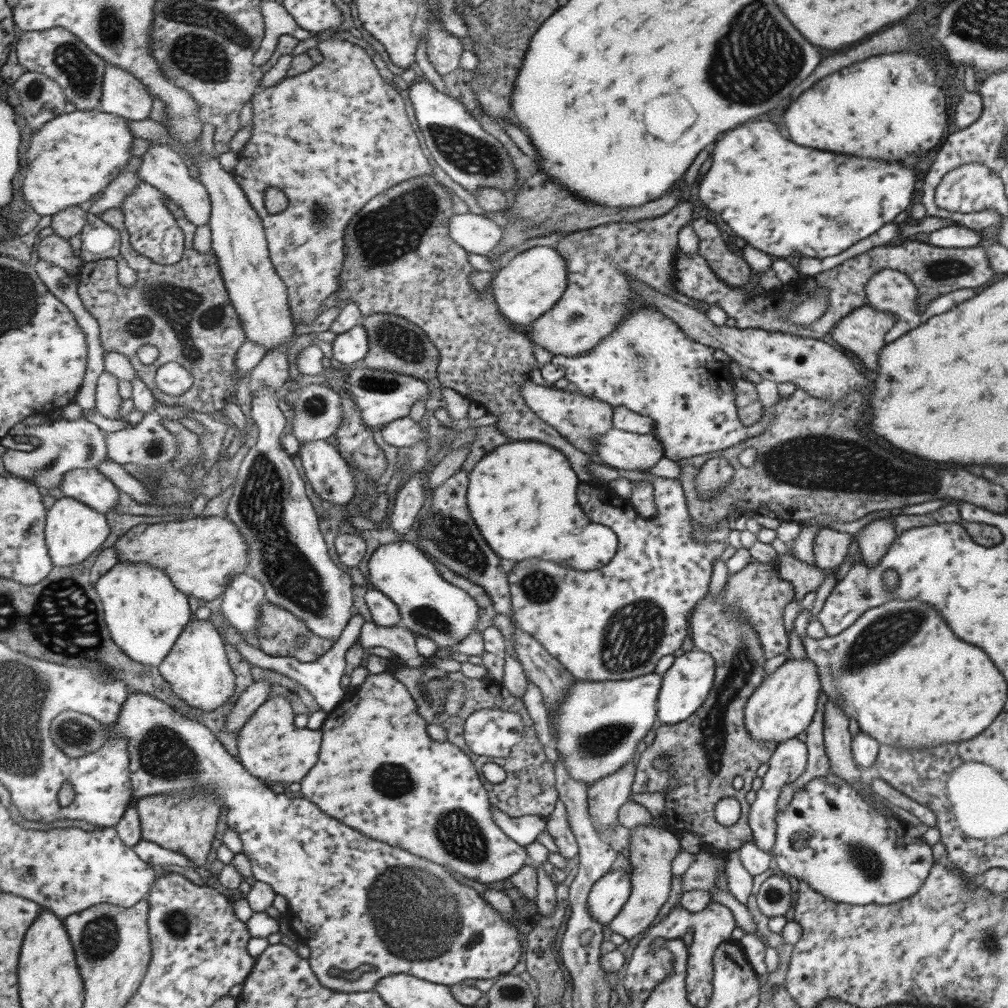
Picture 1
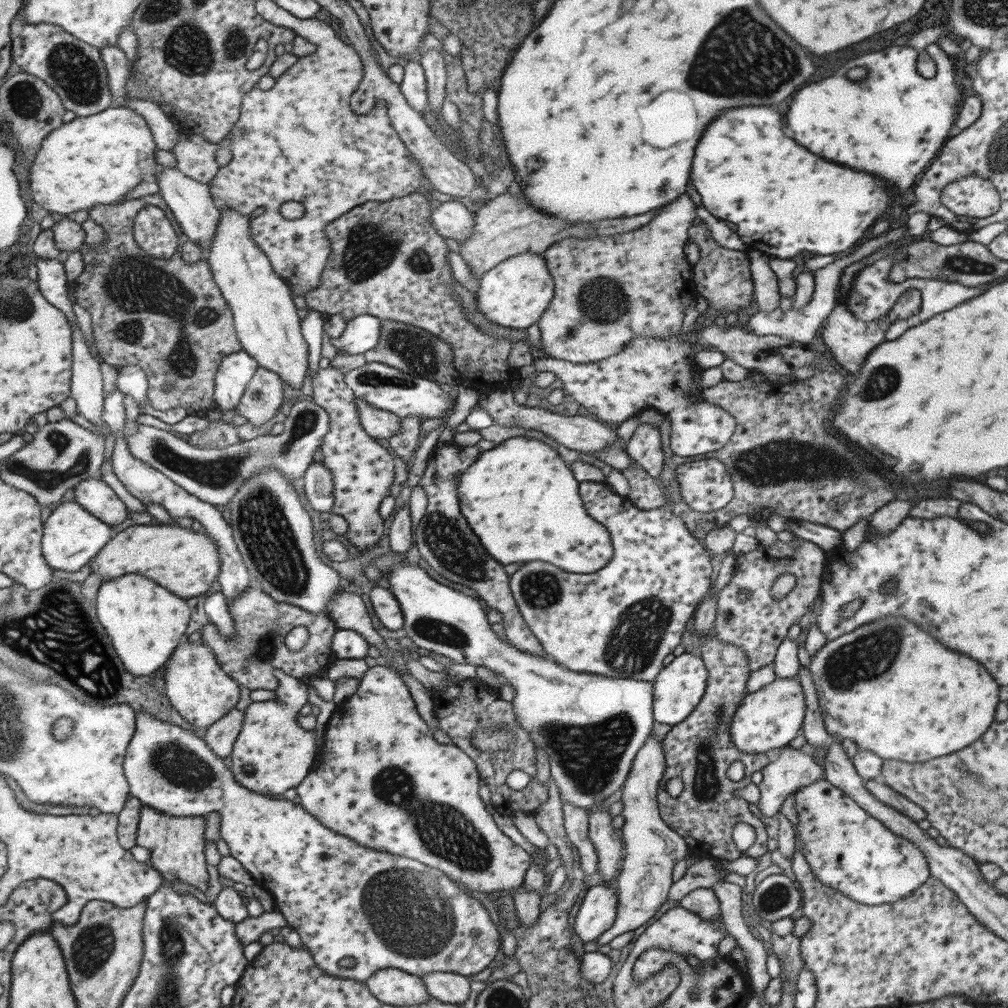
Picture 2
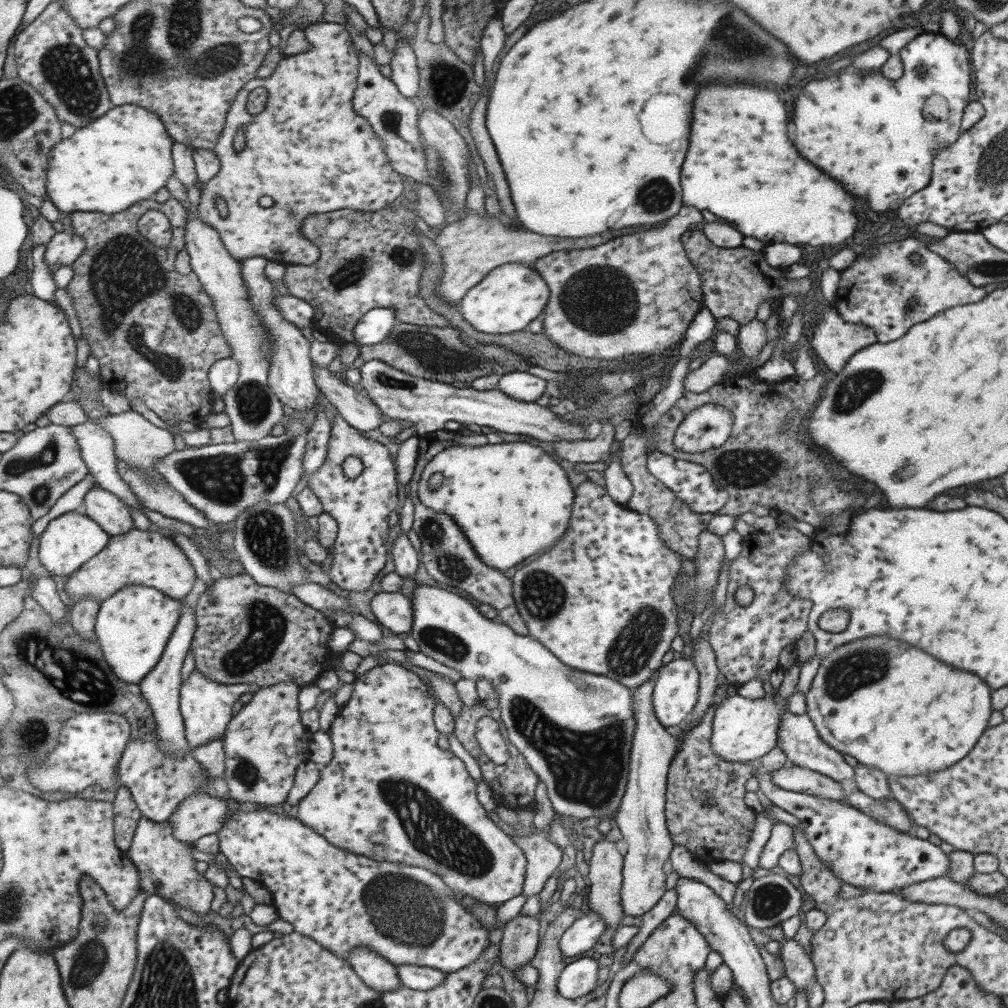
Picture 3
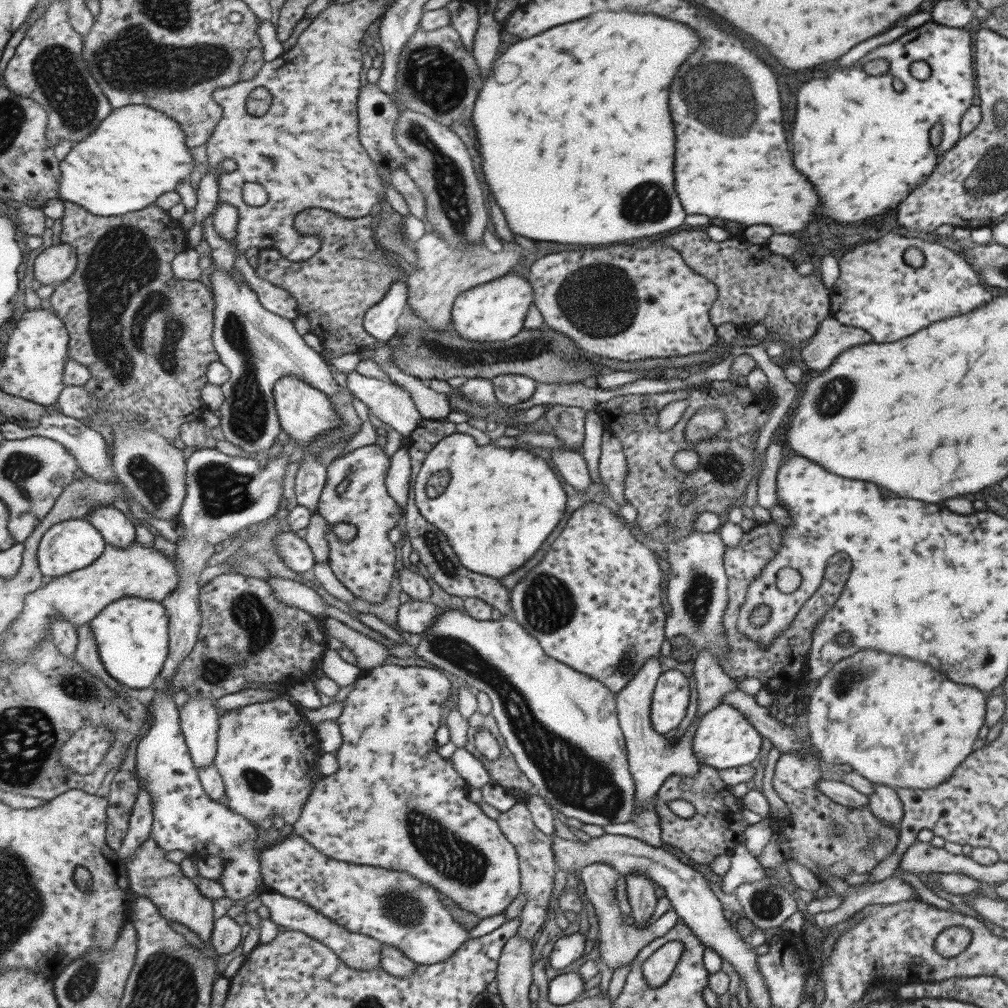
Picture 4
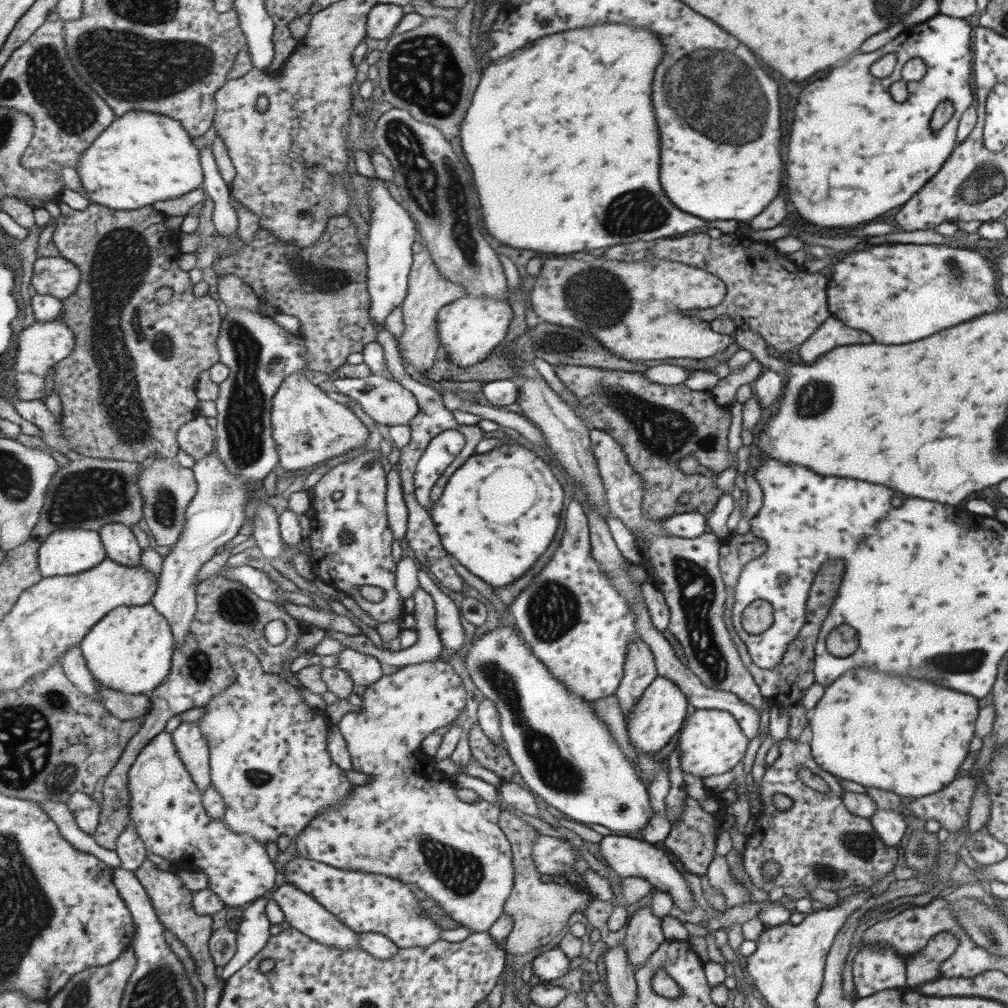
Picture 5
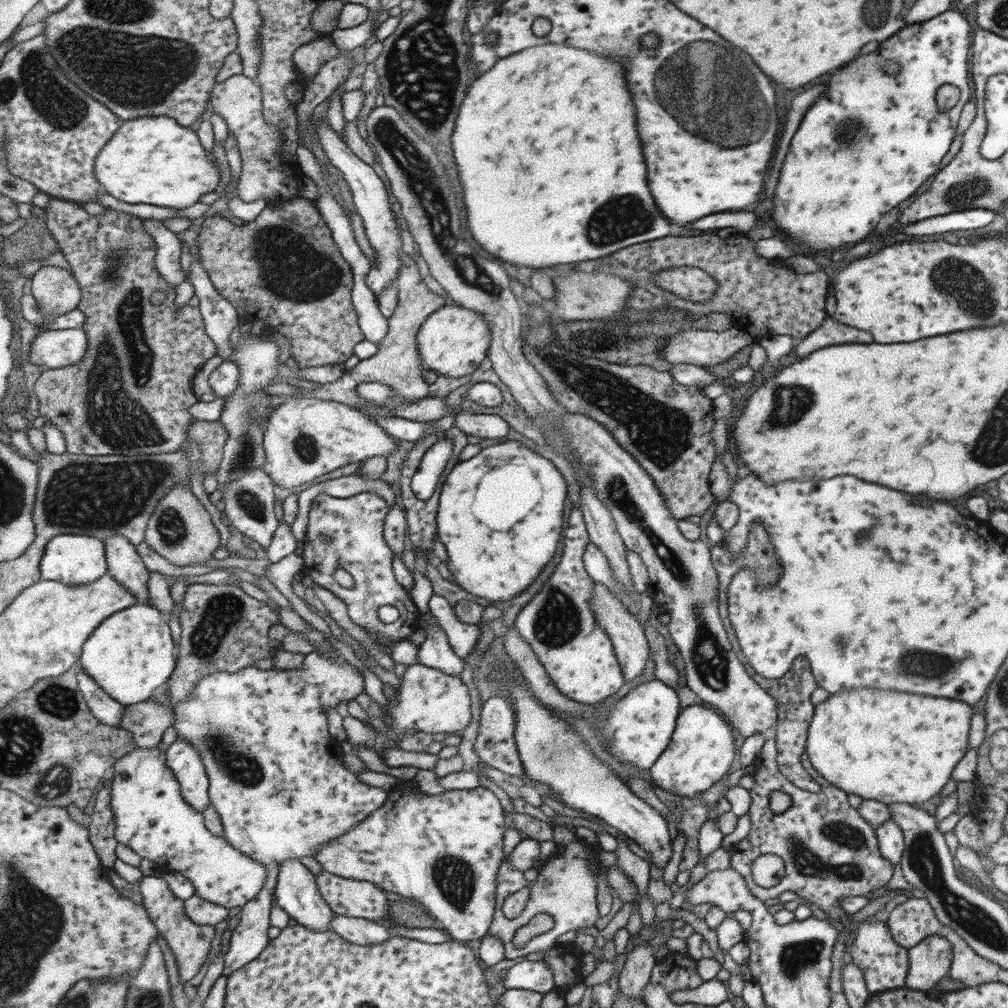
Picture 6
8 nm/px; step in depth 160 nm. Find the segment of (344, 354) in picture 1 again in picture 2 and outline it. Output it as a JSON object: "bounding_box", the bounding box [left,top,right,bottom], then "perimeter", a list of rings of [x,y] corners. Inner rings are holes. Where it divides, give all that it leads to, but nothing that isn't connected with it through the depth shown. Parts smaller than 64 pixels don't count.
{"bounding_box":[329,314,382,355],"perimeter":[[[362,314],[353,320],[347,321],[340,337],[329,337],[329,342],[335,349],[344,349],[345,353],[349,355],[365,354],[380,344],[381,331],[382,319],[372,314]]]}

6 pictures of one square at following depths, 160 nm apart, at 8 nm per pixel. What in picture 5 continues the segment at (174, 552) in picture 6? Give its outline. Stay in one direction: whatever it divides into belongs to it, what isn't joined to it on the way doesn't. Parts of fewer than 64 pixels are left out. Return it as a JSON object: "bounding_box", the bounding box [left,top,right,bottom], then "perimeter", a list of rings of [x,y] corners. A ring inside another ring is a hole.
{"bounding_box":[140,452,198,551],"perimeter":[[[154,452],[151,458],[141,464],[144,466],[140,476],[140,487],[145,501],[144,518],[157,544],[166,546],[168,551],[173,550],[185,529],[185,514],[198,491],[194,470],[181,466],[175,457],[167,458],[158,452]]]}

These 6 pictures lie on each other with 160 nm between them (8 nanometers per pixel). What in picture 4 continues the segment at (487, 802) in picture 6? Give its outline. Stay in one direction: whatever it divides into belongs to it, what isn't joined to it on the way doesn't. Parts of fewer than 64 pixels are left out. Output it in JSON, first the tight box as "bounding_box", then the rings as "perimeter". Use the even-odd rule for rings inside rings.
{"bounding_box":[293,664,519,919],"perimeter":[[[389,664],[366,670],[347,696],[342,714],[336,719],[344,736],[343,744],[336,754],[340,769],[331,776],[323,776],[315,784],[317,788],[310,796],[308,804],[305,805],[300,820],[293,826],[293,831],[329,858],[413,874],[415,878],[429,882],[431,886],[446,894],[462,913],[472,912],[477,918],[482,919],[503,912],[517,896],[519,892],[517,854],[513,846],[499,831],[495,820],[487,817],[479,809],[478,804],[469,800],[467,796],[469,796],[470,786],[467,780],[457,772],[452,757],[442,758],[437,752],[439,745],[436,741],[436,732],[442,727],[443,706],[451,700],[451,696],[453,696],[453,682],[439,668]]]}

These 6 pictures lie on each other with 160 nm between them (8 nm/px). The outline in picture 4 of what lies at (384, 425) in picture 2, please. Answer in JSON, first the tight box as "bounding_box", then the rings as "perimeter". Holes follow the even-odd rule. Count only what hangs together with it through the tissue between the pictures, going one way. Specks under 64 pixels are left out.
{"bounding_box":[200,257,339,453],"perimeter":[[[200,257],[200,267],[211,268],[214,266],[214,272],[210,277],[212,280],[213,294],[215,300],[216,325],[214,328],[214,342],[219,361],[229,367],[232,372],[231,378],[220,387],[225,393],[225,402],[220,406],[220,426],[225,439],[231,444],[238,446],[248,453],[267,452],[273,444],[275,438],[281,434],[280,415],[276,409],[275,388],[278,380],[285,376],[298,376],[301,380],[308,382],[311,386],[317,387],[329,396],[339,392],[339,384],[333,378],[333,372],[329,368],[326,359],[320,353],[320,350],[309,346],[305,337],[293,325],[293,321],[283,318],[280,314],[266,310],[260,302],[260,298],[247,280],[242,276],[242,272],[236,270],[218,270],[216,262],[211,257]]]}

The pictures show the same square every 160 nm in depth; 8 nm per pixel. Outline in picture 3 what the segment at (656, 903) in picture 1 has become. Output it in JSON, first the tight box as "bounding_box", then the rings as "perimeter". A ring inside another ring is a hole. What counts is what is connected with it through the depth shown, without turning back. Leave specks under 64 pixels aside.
{"bounding_box":[613,674,680,916],"perimeter":[[[655,674],[651,675],[644,683],[632,688],[630,694],[634,729],[628,756],[628,775],[619,808],[613,816],[627,843],[622,858],[620,886],[620,905],[627,916],[641,916],[651,910],[665,892],[668,856],[674,845],[664,821],[664,791],[668,766],[676,756],[680,742],[677,735],[669,735],[655,718],[651,700],[655,677]]]}

